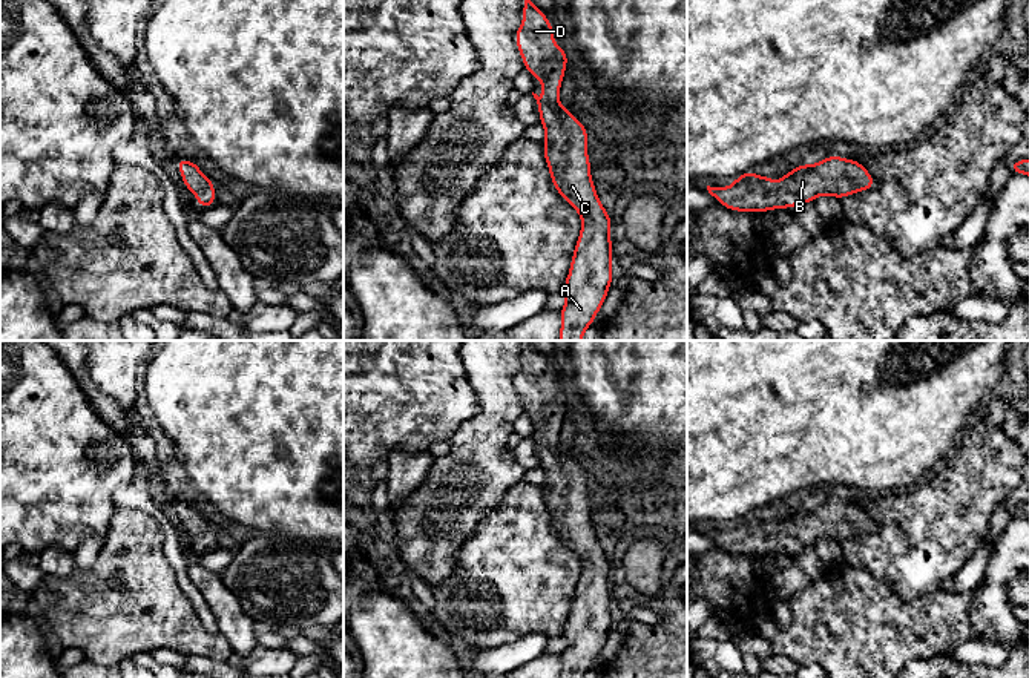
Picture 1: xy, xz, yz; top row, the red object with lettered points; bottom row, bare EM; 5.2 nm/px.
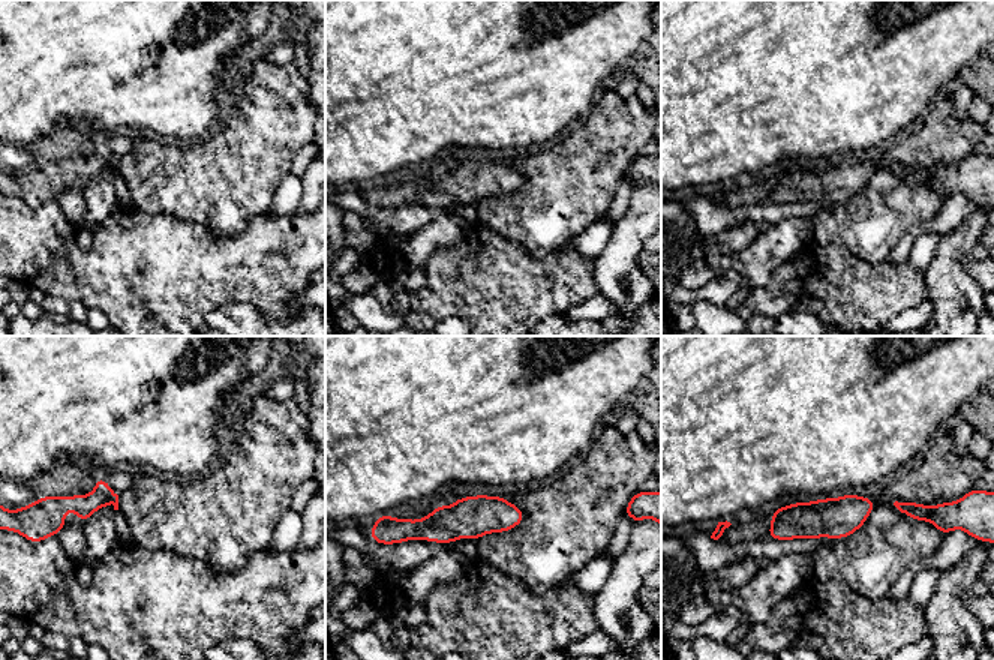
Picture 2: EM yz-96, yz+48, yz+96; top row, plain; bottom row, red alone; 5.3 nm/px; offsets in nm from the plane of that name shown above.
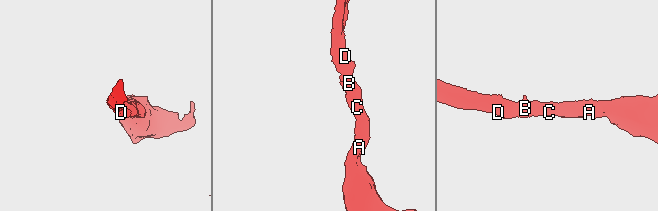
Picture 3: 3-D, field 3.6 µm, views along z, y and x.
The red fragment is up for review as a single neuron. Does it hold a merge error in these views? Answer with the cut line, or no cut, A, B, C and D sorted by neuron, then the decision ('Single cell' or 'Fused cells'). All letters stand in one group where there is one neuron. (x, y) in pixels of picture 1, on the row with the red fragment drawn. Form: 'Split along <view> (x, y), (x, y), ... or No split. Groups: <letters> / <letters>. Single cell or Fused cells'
No split. Groups: A B C D. Single cell

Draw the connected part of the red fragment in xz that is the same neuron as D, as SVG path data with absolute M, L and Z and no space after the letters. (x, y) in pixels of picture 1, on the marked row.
M523 0L523 23L515 31L515 43L524 69L544 86L543 95L532 95L540 124L546 129L543 152L551 181L581 216L581 232L563 287L566 304L560 310L558 337L581 341L586 328L593 325L613 281L612 221L590 176L587 129L558 101L569 57L554 43L552 23L532 0Z

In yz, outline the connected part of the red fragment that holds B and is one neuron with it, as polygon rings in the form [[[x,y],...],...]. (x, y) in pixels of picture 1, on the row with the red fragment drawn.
[[[830,155],[811,166],[802,163],[790,173],[779,175],[781,189],[773,179],[774,176],[759,176],[750,170],[736,176],[733,186],[707,186],[707,190],[728,210],[764,213],[814,202],[820,195],[842,199],[876,187],[876,179],[857,160],[845,160],[839,155]]]

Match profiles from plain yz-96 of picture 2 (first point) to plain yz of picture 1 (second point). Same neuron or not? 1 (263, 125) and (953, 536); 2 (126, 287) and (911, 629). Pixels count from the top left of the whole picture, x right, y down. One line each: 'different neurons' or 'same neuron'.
1: same neuron
2: same neuron

